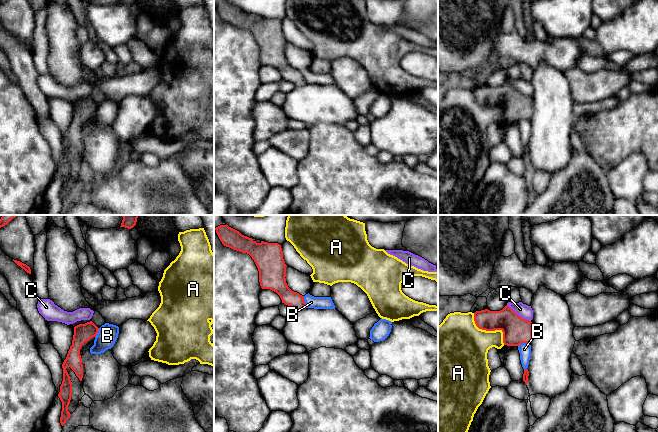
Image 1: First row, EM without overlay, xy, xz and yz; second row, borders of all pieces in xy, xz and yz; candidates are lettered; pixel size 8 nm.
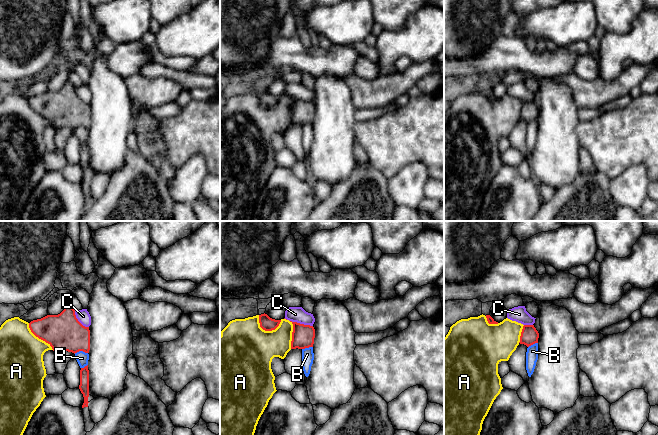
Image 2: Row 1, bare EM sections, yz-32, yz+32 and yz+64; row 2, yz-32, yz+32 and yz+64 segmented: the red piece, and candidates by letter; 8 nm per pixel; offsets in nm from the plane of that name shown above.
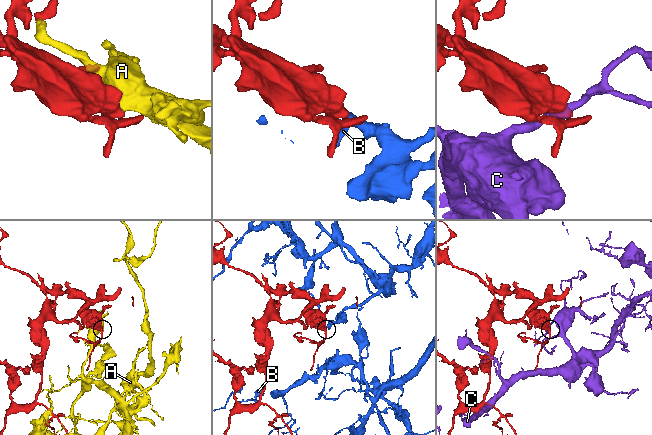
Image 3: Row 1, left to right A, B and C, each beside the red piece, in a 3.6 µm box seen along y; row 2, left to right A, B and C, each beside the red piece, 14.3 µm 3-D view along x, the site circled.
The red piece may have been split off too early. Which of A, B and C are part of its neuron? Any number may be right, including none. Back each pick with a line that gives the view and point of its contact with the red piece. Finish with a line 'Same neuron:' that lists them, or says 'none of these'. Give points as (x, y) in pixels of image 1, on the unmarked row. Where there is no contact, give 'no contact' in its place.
Same neuron: none of these

